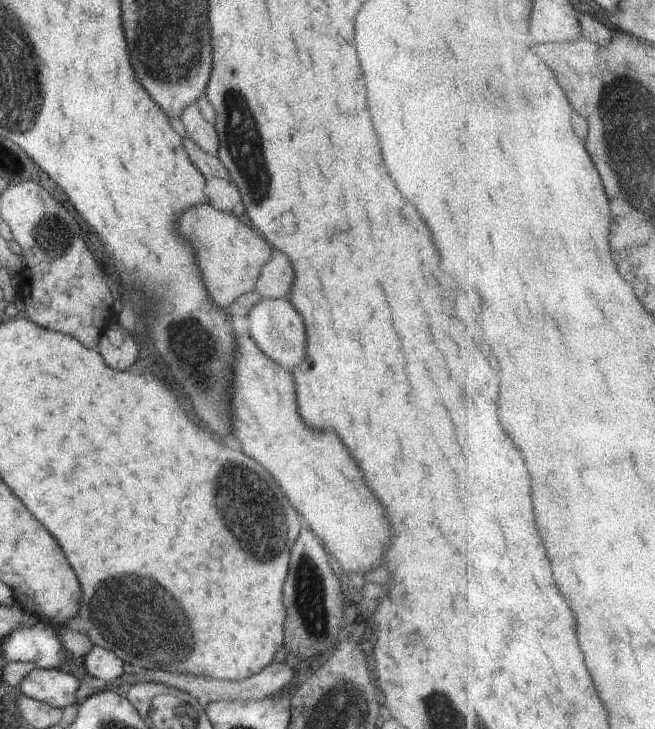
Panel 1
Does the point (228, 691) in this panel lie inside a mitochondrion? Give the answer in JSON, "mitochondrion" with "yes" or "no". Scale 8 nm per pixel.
{"mitochondrion":"no"}

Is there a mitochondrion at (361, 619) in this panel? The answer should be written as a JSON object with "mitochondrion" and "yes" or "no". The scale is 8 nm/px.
{"mitochondrion":"no"}

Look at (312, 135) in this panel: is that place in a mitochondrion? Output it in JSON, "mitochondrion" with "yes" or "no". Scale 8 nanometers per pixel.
{"mitochondrion":"no"}

